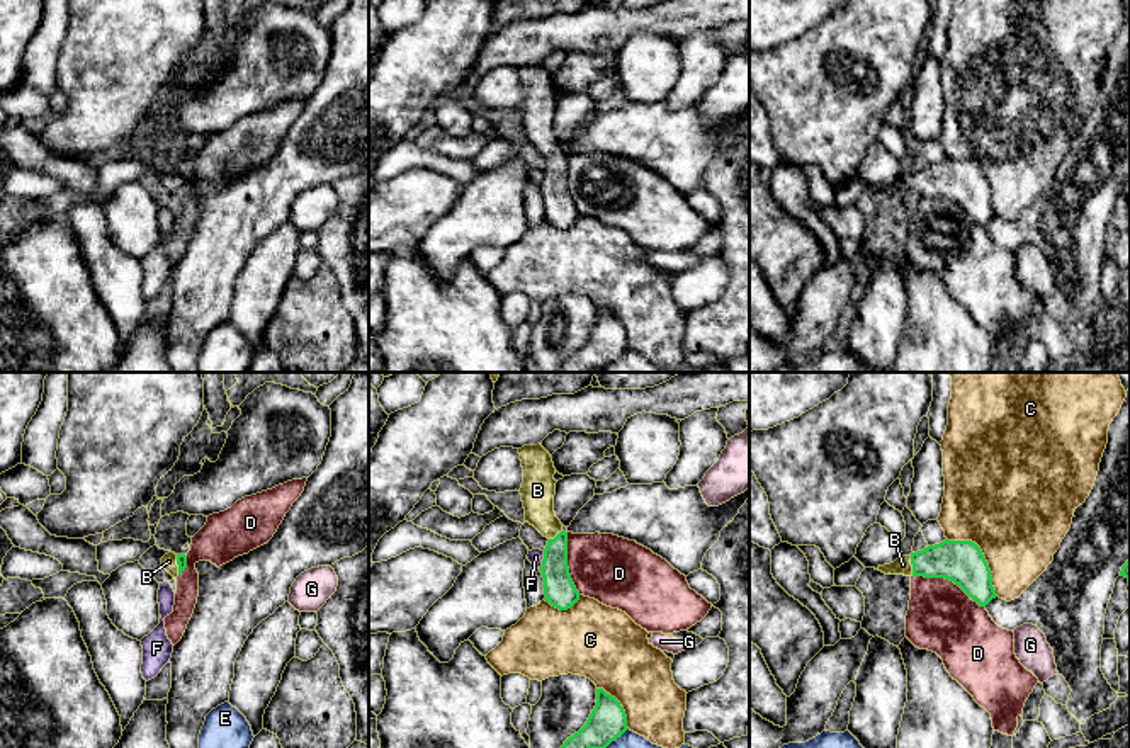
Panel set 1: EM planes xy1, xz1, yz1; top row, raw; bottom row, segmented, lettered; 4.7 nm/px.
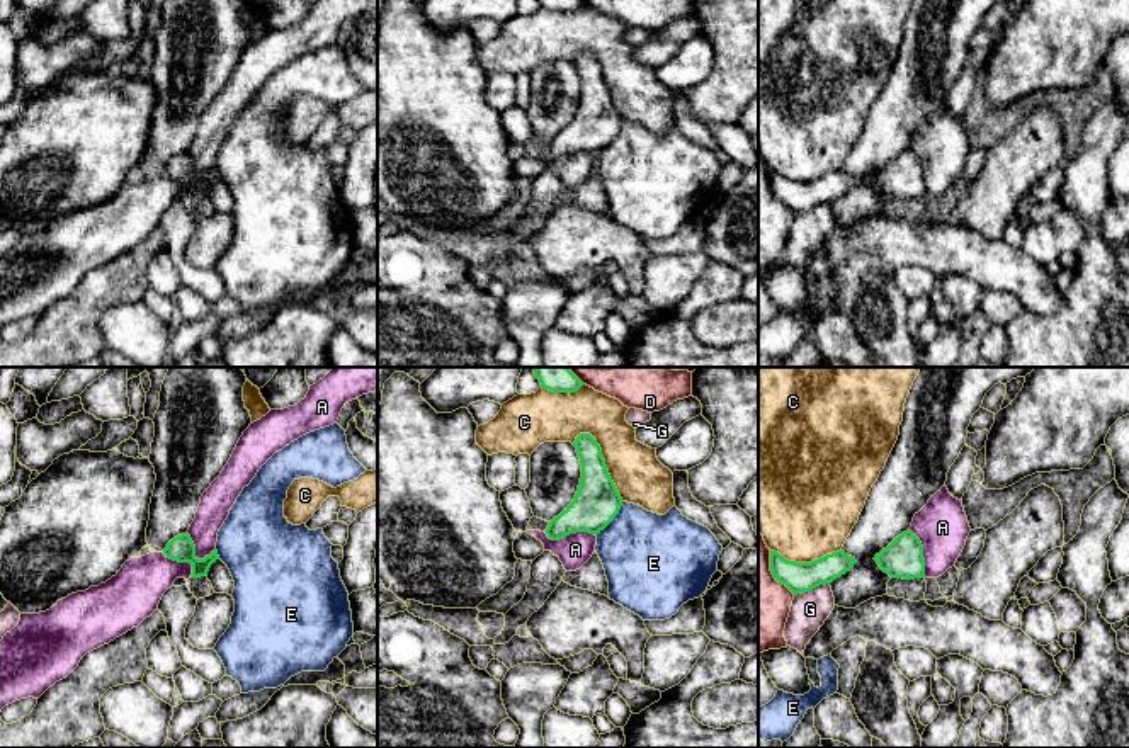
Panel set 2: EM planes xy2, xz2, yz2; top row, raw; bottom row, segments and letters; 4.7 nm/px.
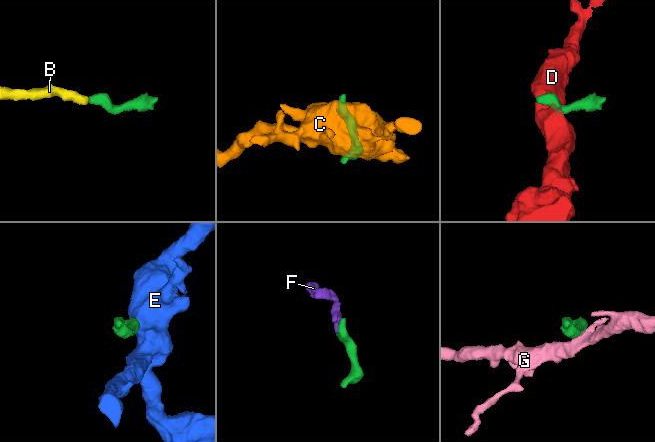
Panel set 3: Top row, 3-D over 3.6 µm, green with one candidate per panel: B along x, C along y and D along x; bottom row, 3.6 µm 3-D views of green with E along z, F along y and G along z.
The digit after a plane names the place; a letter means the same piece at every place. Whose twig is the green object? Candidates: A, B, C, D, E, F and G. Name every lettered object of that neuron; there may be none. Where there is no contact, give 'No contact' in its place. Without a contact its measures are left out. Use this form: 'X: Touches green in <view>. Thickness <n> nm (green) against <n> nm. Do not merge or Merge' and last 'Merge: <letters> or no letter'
A: Touches green in xz2. Thickness 220 nm (green) against 160 nm. Do not merge
B: Touches green in yz1. Thickness 200 nm (green) against 80 nm. Merge
C: Touches green in xz2. Thickness 220 nm (green) against 240 nm. Do not merge
D: Touches green in yz1. Thickness 200 nm (green) against 320 nm. Do not merge
E: Touches green in xz2. Thickness 220 nm (green) against 420 nm. Do not merge
F: Touches green in xz1. Thickness 150 nm (green) against 70 nm. Do not merge
G: Touches green in yz2. Thickness 140 nm (green) against 180 nm. Do not merge
Merge: B

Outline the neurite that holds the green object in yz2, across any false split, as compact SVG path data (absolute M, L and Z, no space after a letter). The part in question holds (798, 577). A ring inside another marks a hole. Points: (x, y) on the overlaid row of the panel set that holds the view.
M770 551L770 571L774 578L786 585L794 595L831 583L850 571L855 563L855 558L843 551L826 554L811 563L789 561L779 552Z

